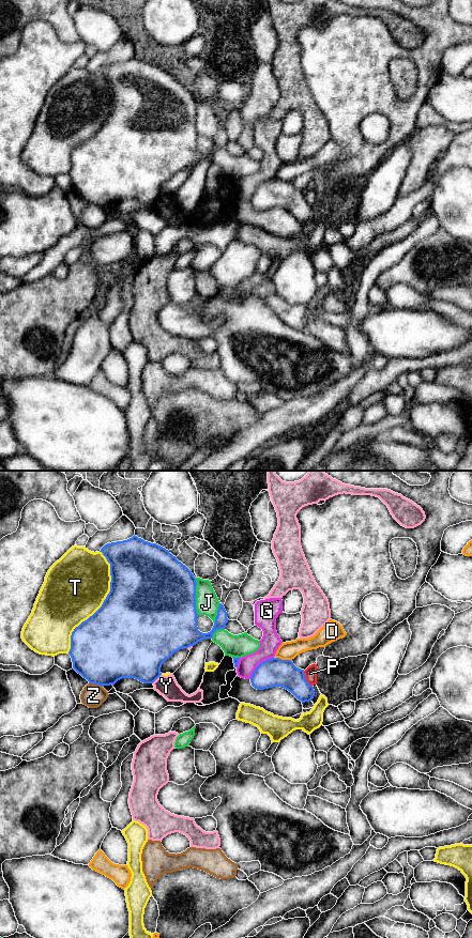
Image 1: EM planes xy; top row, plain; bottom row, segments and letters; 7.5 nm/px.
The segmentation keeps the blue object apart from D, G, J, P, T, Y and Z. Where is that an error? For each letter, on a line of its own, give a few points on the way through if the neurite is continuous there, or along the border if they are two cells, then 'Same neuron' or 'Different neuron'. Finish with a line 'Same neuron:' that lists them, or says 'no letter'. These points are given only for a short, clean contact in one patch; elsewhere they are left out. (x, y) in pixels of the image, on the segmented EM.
D: Different neuron
G: Boundary: xy (273, 657), (263, 660), (249, 678). Different neuron
J: Different neuron
P: Boundary: xy (303, 671), (305, 679), (311, 686). Different neuron
T: Different neuron
Y: Different neuron
Z: Boundary: xy (89, 681), (102, 687). Different neuron
Same neuron: no letter

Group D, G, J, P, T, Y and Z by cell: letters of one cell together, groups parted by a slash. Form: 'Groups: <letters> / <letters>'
Groups: D / G P / J / T / Y / Z

